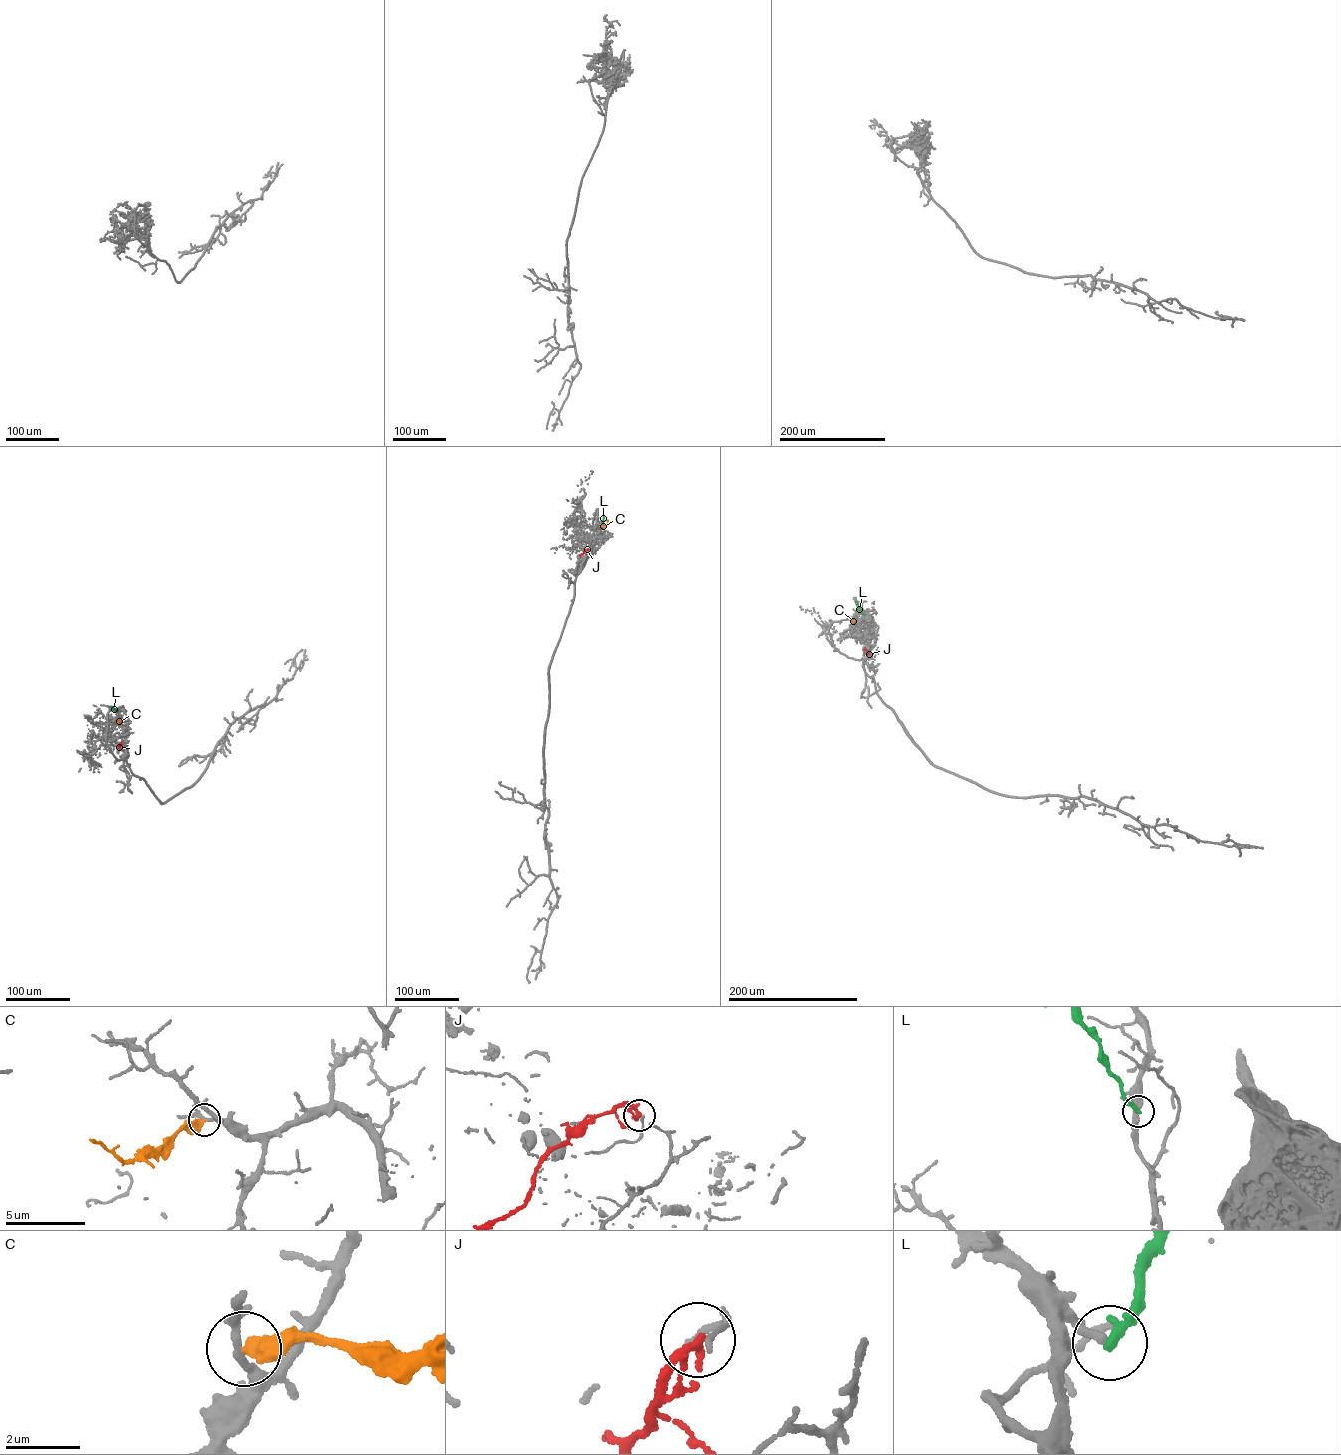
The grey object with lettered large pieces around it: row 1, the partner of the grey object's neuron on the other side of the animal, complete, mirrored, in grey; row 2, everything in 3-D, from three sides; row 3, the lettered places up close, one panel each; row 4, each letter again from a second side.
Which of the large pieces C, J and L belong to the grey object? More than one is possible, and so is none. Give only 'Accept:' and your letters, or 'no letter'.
Accept: no letter

